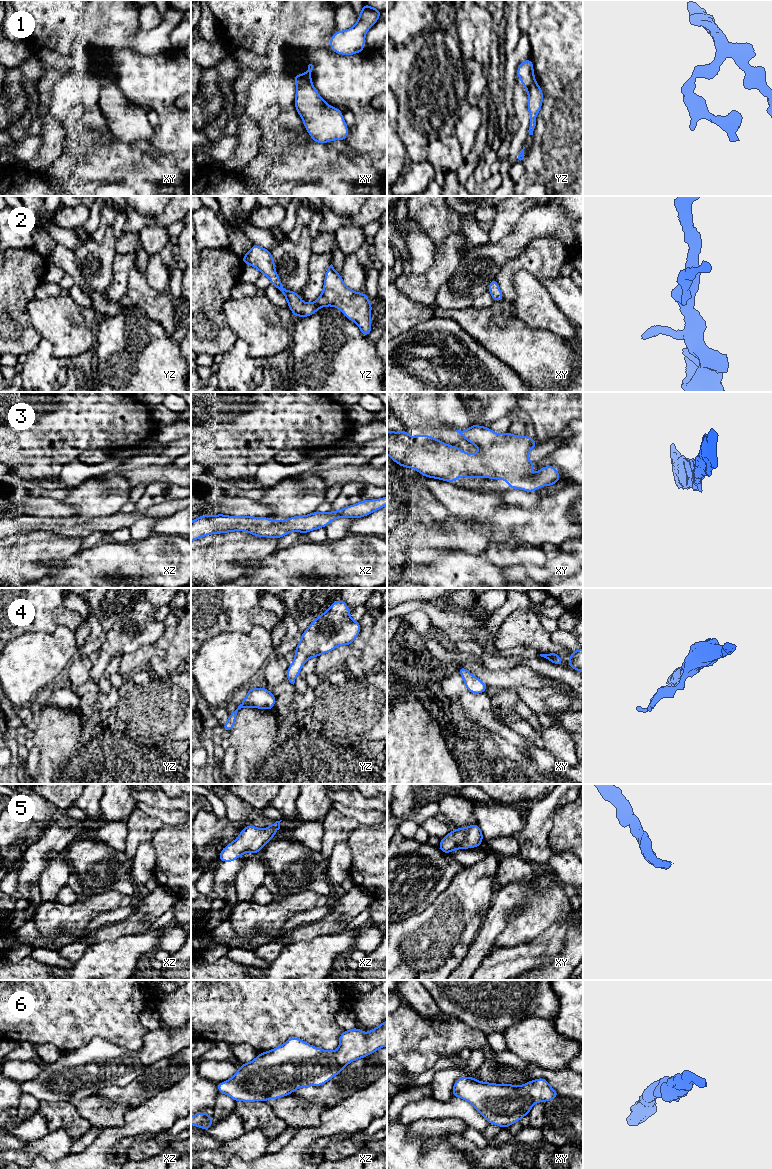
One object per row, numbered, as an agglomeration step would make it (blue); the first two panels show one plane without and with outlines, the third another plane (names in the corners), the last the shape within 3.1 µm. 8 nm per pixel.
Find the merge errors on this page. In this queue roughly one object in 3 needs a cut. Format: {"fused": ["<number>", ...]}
{"fused": ["1"]}

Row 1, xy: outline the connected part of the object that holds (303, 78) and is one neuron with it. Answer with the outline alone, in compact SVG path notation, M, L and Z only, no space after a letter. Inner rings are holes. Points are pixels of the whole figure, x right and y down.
M309 64L308 65L308 70L306 73L302 73L300 75L293 75L293 79L295 81L295 84L298 86L298 85L301 85L301 84L304 84L304 83L311 83L312 82L312 78L310 77L310 74L313 70L313 65L312 64Z

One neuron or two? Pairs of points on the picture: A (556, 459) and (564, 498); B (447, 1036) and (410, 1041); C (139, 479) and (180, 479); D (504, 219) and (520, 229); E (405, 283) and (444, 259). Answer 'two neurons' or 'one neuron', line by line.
A: two neurons
B: one neuron
C: one neuron
D: two neurons
E: one neuron

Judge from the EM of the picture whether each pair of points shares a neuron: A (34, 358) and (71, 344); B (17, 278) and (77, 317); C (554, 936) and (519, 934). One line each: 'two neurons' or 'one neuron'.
A: two neurons
B: two neurons
C: two neurons

